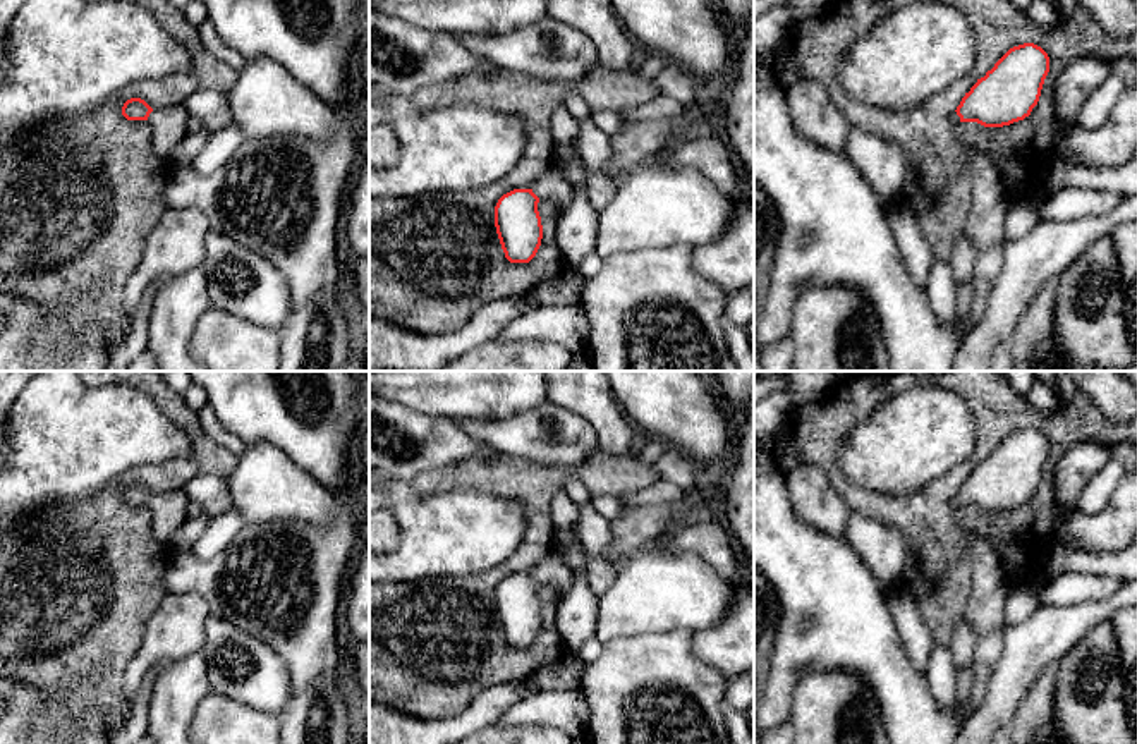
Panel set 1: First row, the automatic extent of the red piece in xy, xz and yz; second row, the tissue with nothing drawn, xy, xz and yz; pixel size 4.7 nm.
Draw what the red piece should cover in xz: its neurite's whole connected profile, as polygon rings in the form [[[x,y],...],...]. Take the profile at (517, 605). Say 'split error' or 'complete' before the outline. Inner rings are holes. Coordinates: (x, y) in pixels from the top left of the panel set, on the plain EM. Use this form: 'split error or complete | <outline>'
split error | [[[555,552],[531,574],[514,574],[503,579],[495,591],[495,612],[505,643],[510,648],[529,648],[543,624],[538,588],[553,588],[560,601],[567,596],[572,581],[574,572]]]

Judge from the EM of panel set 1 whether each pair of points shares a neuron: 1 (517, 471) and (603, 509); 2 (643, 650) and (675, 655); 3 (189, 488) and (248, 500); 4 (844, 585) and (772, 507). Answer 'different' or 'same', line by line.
1: different
2: same
3: different
4: same

